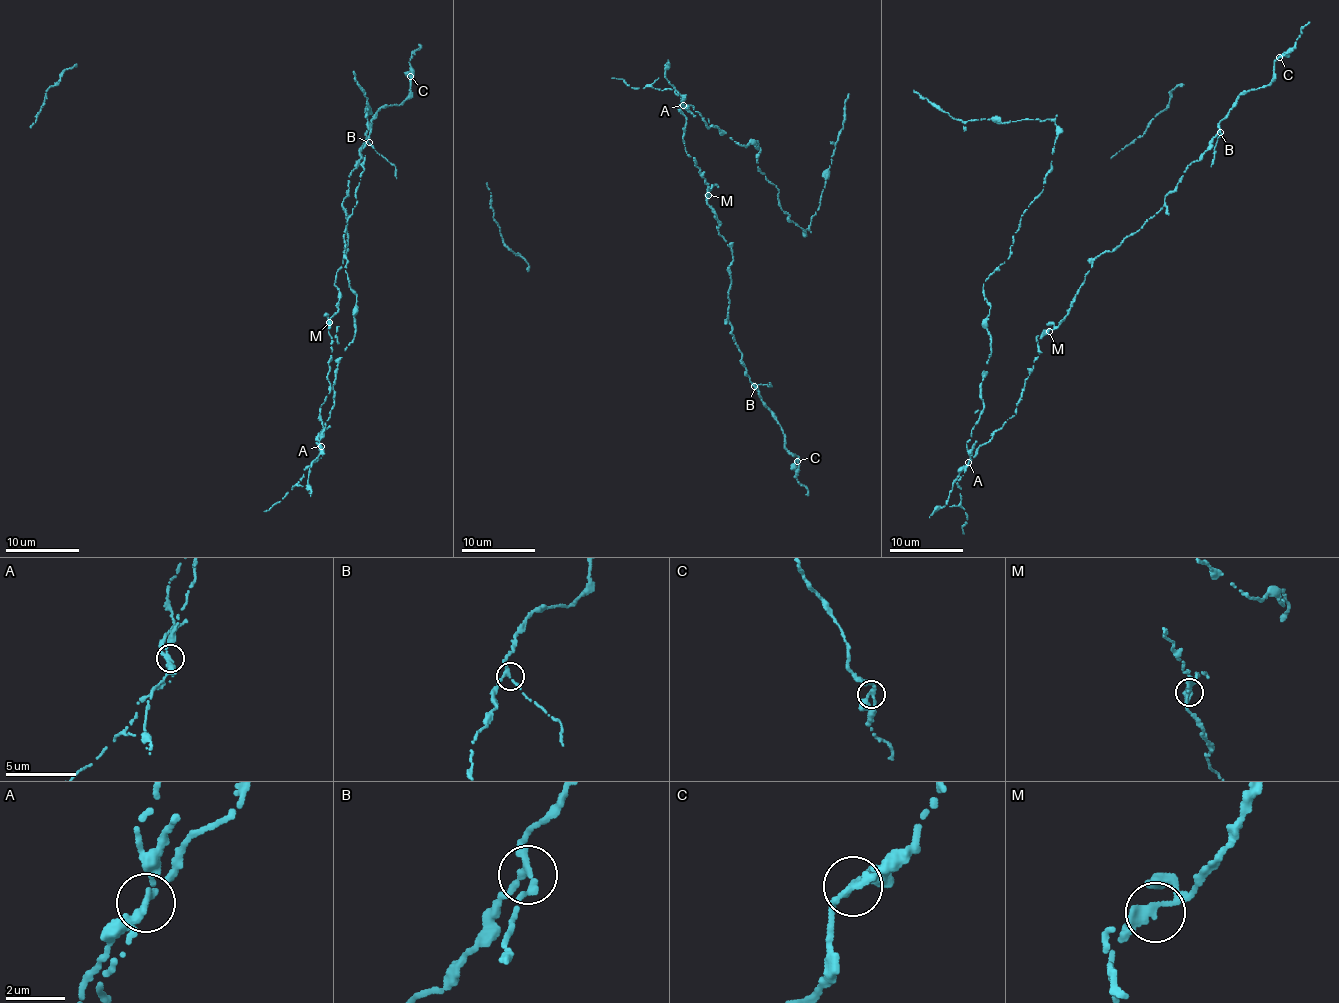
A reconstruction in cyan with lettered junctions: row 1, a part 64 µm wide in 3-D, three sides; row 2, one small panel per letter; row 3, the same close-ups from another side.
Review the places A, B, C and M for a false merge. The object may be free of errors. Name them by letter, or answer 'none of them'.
A

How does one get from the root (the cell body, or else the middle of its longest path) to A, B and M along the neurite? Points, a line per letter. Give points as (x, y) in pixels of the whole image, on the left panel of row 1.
A: (329, 364), (330, 388), (319, 413), (323, 428), (317, 440), (321, 445)
B: (329, 364), (328, 321), (339, 293), (334, 279), (348, 250), (342, 201), (369, 142)
M: (329, 364), (333, 349), (328, 330), (329, 322)

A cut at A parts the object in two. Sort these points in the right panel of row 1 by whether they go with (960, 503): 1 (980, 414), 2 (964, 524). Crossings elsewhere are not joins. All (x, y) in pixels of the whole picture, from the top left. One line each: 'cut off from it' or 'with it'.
1: with it
2: with it

